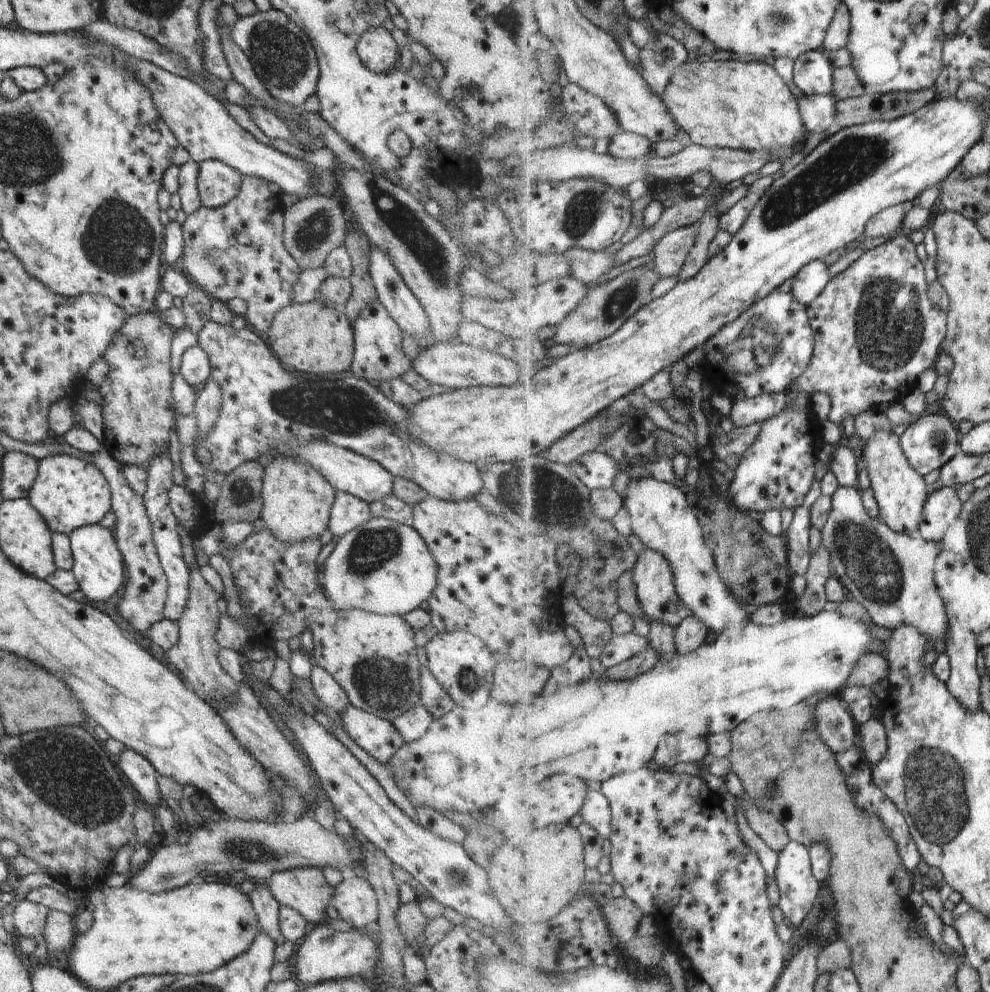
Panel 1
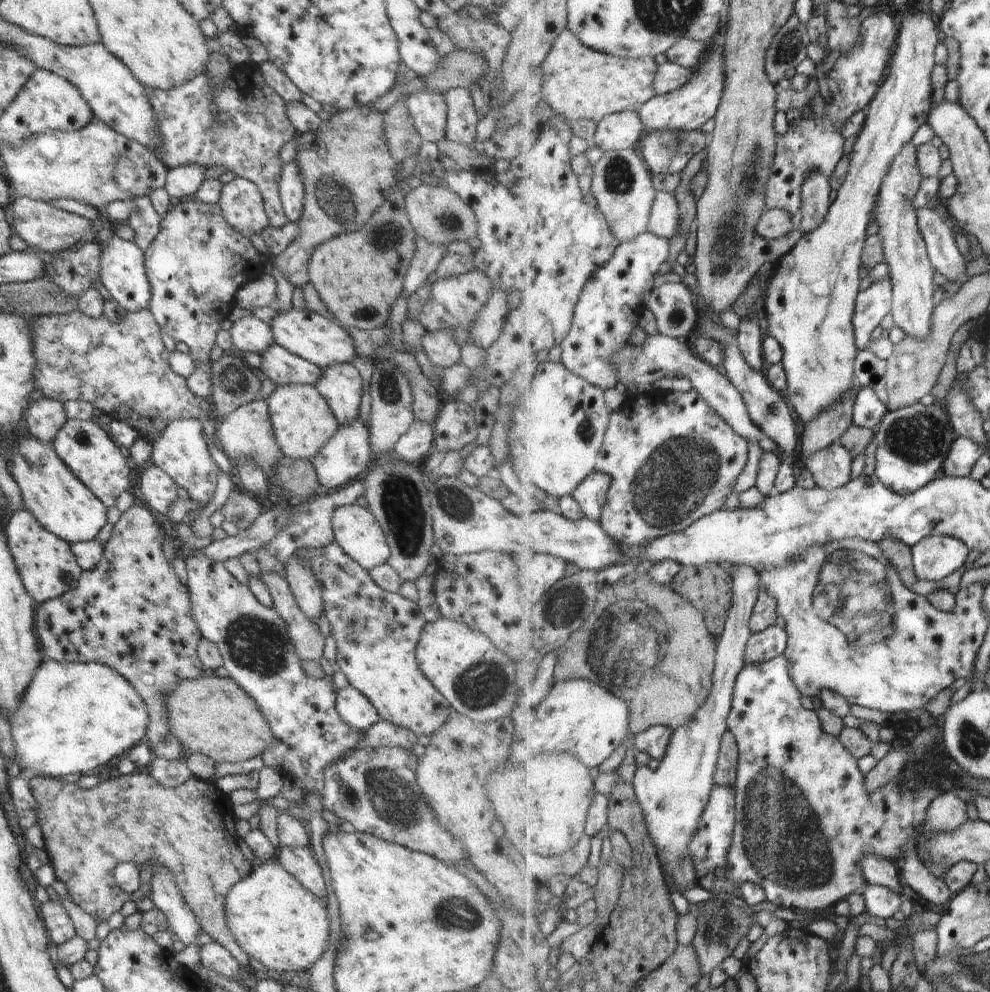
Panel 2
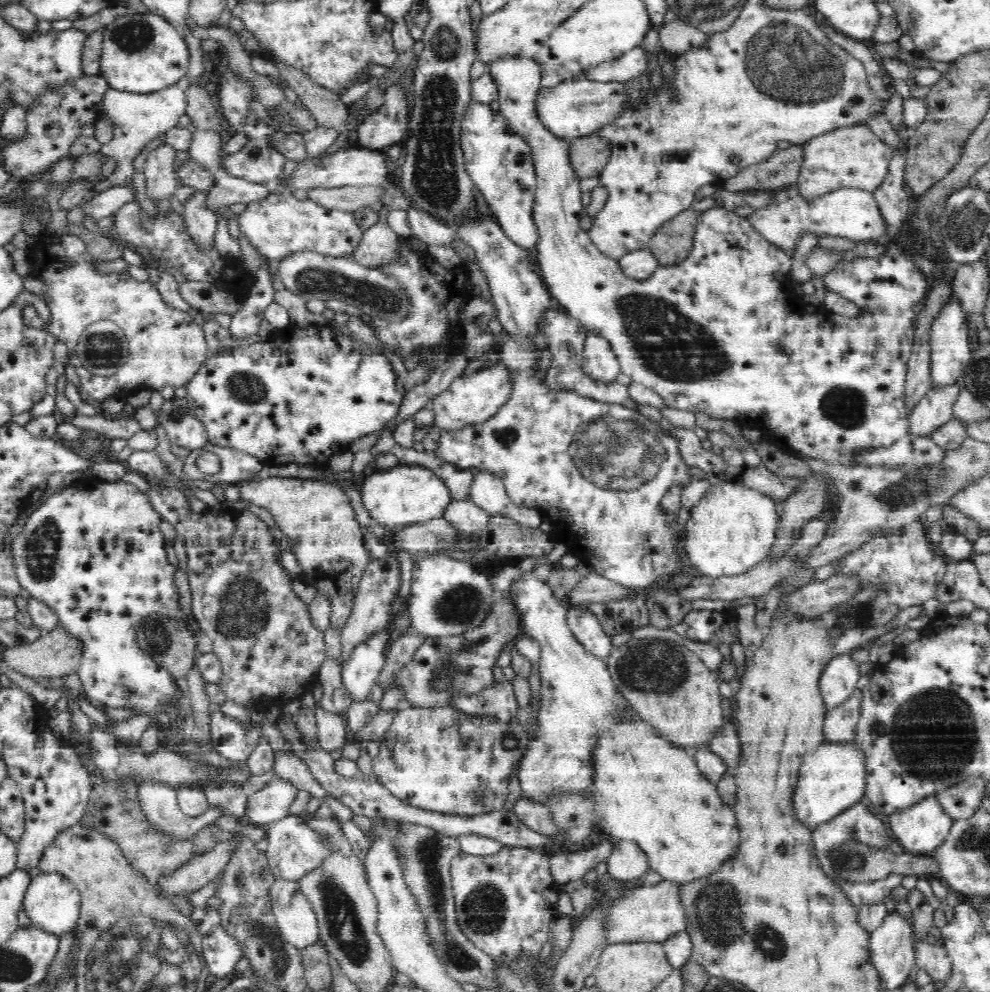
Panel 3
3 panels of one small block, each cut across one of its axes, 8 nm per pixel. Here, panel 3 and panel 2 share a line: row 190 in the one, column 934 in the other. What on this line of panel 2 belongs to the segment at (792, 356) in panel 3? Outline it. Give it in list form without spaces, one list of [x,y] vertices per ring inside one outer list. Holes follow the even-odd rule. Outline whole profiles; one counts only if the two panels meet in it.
[[[938,535],[926,538],[914,551],[920,579],[940,582],[964,567],[972,550],[960,538]]]

